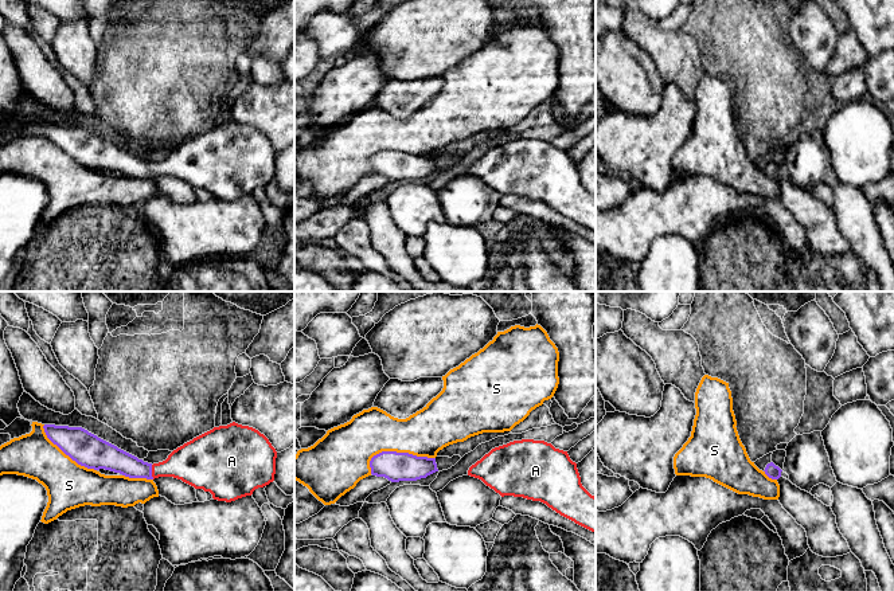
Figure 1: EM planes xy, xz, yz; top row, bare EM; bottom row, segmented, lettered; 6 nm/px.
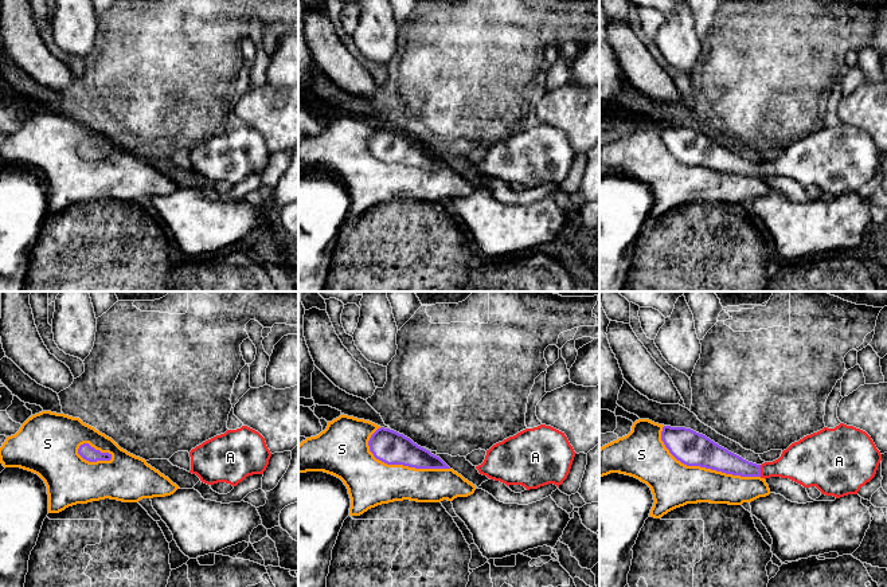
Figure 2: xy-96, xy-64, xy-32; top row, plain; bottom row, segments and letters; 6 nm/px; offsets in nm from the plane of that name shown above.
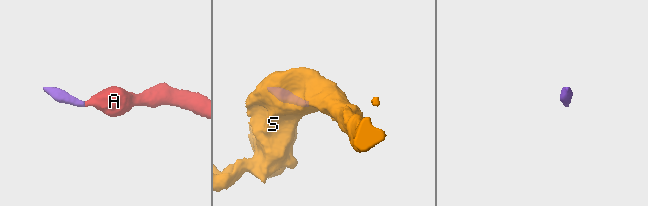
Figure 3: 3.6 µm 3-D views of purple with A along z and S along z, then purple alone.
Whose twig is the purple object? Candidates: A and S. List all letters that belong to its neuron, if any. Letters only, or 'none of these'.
A

